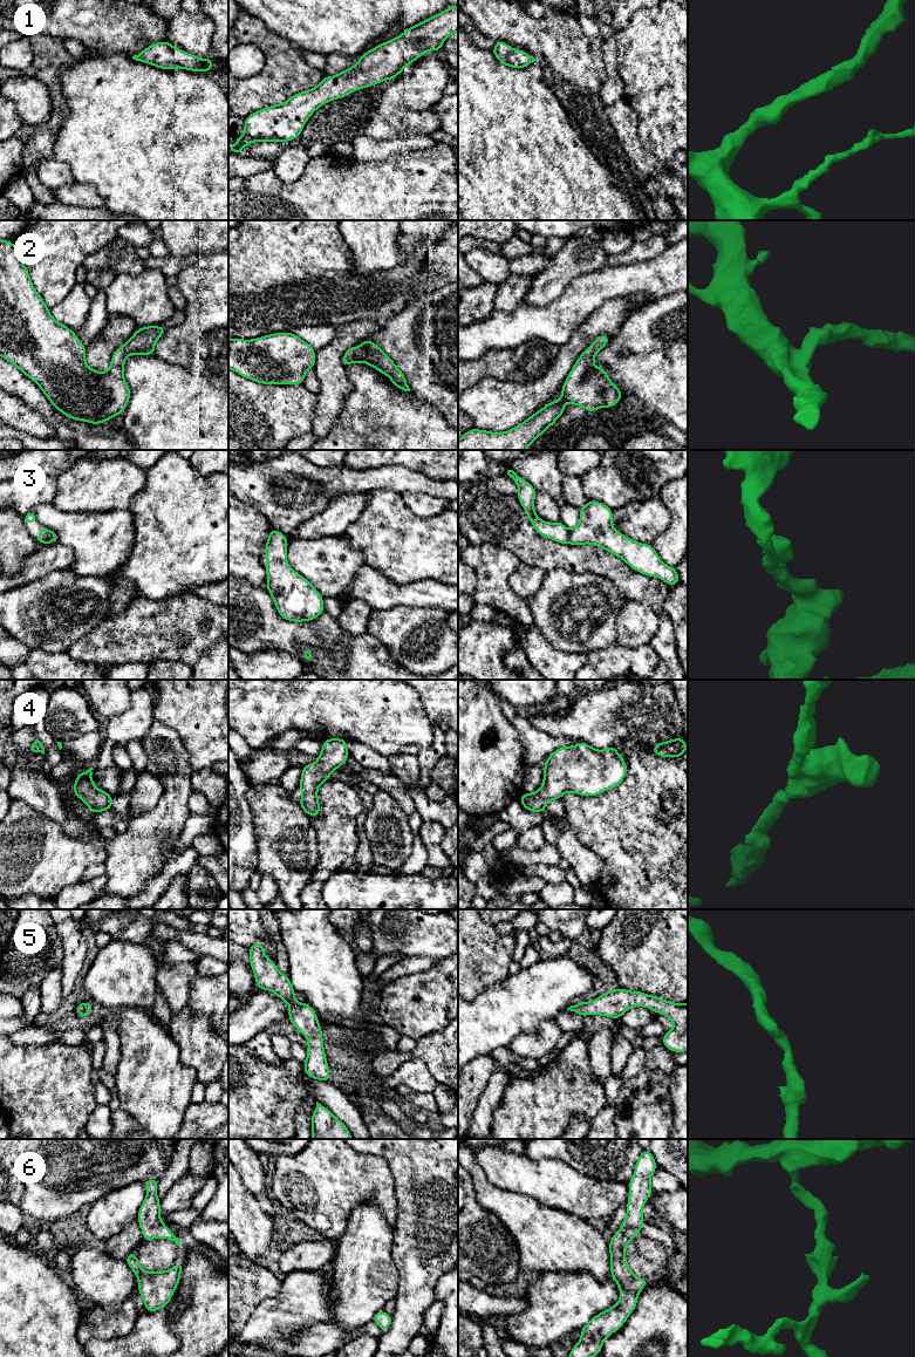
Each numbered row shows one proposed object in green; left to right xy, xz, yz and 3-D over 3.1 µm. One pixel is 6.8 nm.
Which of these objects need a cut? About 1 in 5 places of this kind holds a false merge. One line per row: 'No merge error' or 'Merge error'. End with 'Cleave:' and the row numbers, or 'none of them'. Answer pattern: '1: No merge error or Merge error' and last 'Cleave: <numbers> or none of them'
1: No merge error
2: No merge error
3: No merge error
4: No merge error
5: No merge error
6: No merge error
Cleave: none of them

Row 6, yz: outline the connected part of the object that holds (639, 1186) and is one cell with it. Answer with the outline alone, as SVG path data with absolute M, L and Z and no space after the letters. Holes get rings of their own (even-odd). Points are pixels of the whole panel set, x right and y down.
M640 1152L631 1180L627 1184L629 1198L627 1215L616 1234L609 1240L612 1278L620 1288L619 1302L595 1315L581 1330L581 1339L573 1346L569 1357L595 1357L601 1353L602 1343L620 1329L636 1308L640 1291L648 1286L647 1278L636 1277L626 1260L626 1247L642 1228L642 1209L654 1194L650 1179L657 1165L650 1152Z

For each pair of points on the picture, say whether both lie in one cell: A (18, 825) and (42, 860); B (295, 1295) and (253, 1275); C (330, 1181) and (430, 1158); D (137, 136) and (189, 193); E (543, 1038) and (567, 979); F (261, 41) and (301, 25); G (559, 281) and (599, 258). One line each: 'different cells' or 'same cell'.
A: same cell
B: different cells
C: different cells
D: same cell
E: different cells
F: different cells
G: same cell

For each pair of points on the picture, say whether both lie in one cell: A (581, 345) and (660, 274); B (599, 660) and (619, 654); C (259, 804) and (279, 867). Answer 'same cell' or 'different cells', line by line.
A: different cells
B: same cell
C: same cell

